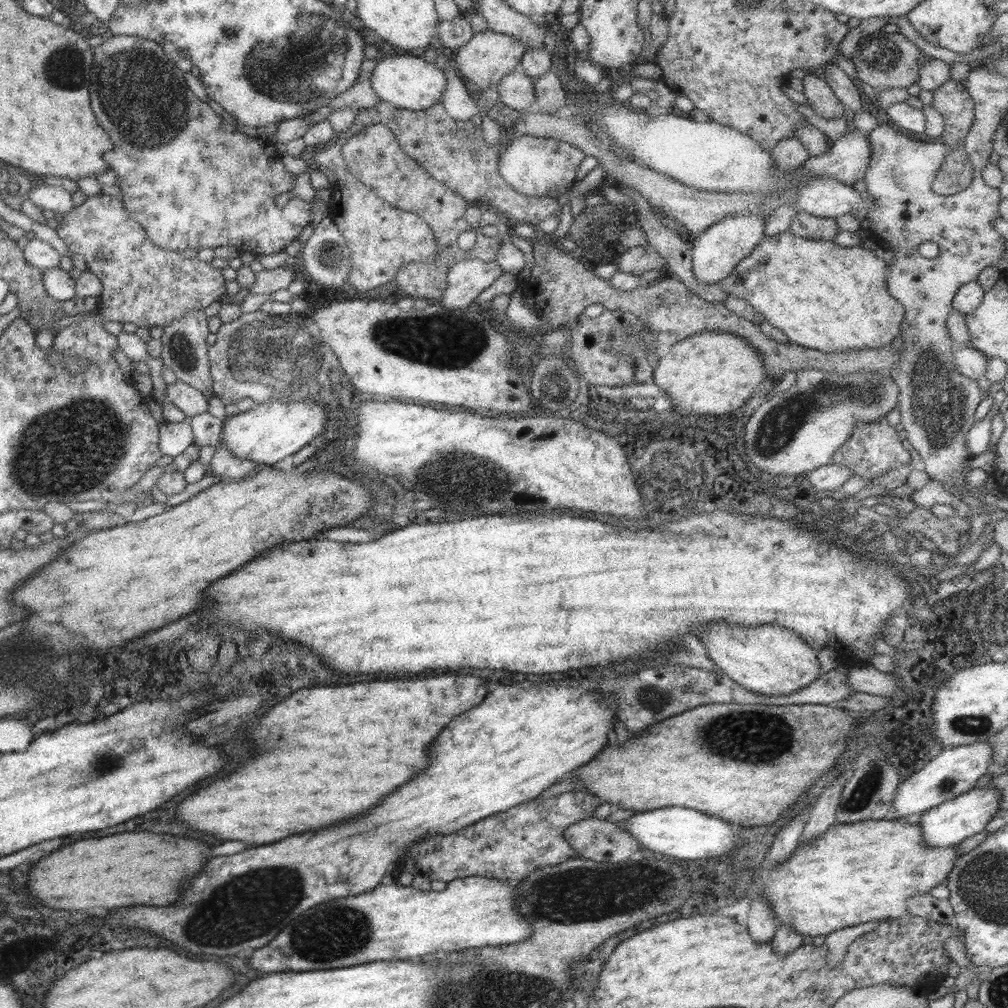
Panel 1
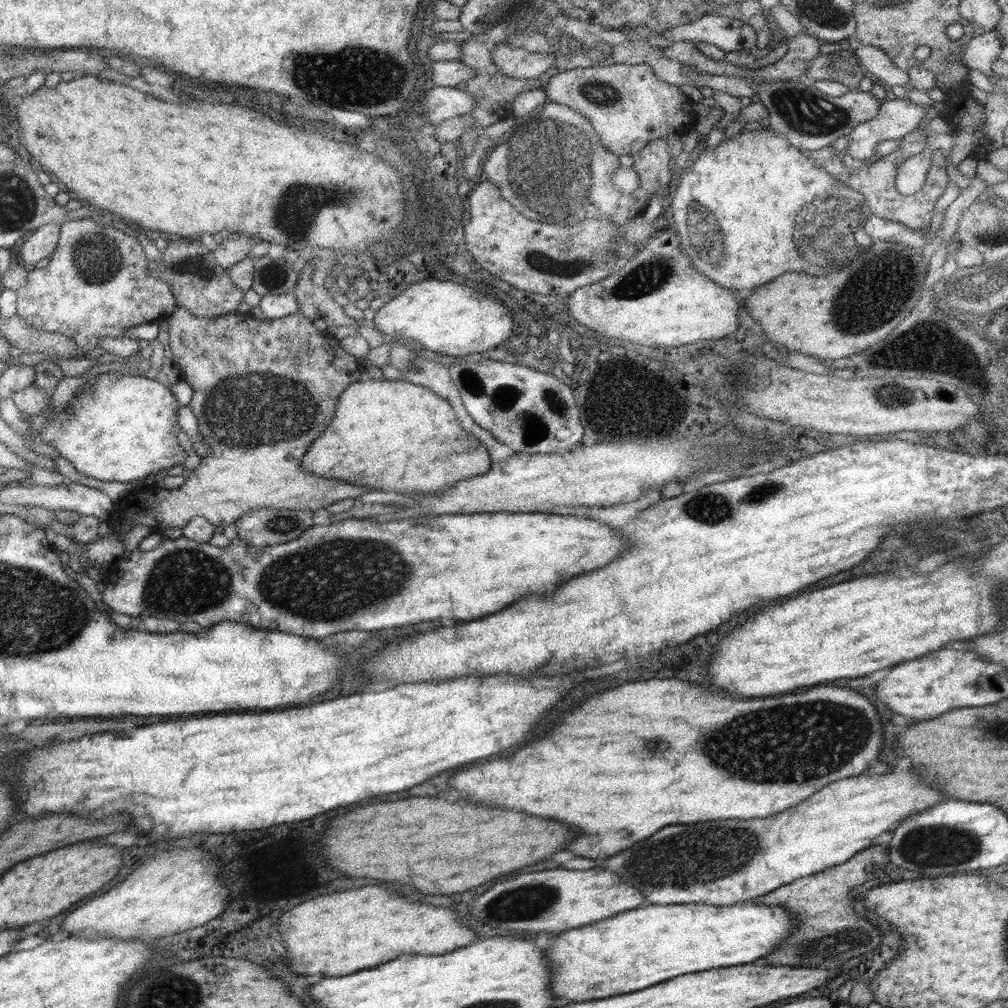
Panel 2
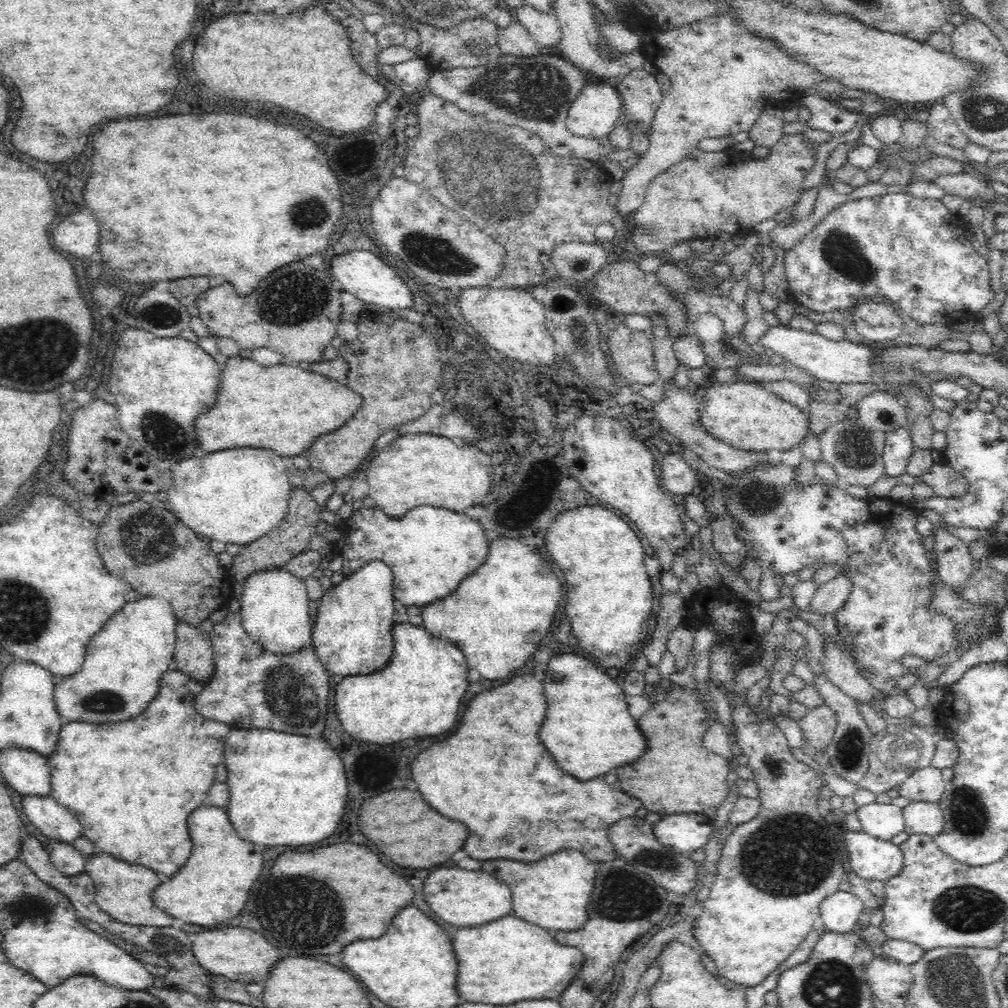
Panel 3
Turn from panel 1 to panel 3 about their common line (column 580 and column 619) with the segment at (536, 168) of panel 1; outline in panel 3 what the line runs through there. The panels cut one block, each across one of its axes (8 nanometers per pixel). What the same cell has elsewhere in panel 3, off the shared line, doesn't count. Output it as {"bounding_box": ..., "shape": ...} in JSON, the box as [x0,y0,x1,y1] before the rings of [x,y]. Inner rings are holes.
{"bounding_box":[427,50,642,172],"shape":[[[544,50],[534,56],[501,54],[496,60],[488,62],[488,64],[483,66],[474,66],[472,68],[458,67],[442,71],[432,70],[427,82],[428,93],[439,96],[446,102],[455,104],[463,112],[484,116],[488,122],[509,124],[510,126],[518,126],[524,130],[529,130],[537,134],[542,139],[544,146],[558,156],[583,158],[592,163],[598,162],[598,159],[602,156],[607,156],[607,158],[619,162],[624,172],[632,168],[642,156],[642,154],[636,154],[631,147],[616,150],[610,144],[600,145],[595,138],[582,138],[572,134],[567,129],[567,116],[570,104],[580,94],[580,90],[584,88],[586,80],[584,75],[582,75],[582,71],[578,70],[574,64],[566,61],[564,57],[554,56],[550,51],[548,51],[548,56],[544,56]]]}

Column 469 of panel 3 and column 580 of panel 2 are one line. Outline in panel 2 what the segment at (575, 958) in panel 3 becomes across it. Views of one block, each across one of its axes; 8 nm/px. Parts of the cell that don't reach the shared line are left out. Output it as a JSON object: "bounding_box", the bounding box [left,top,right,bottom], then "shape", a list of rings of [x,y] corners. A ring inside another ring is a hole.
{"bounding_box":[546,901,798,1000],"shape":[[[753,901],[733,905],[714,906],[700,903],[655,905],[626,910],[598,922],[562,932],[546,950],[554,968],[552,992],[570,1000],[596,1000],[614,994],[628,994],[660,984],[664,980],[703,970],[750,964],[778,948],[798,926],[794,915],[782,905],[758,905]]]}

